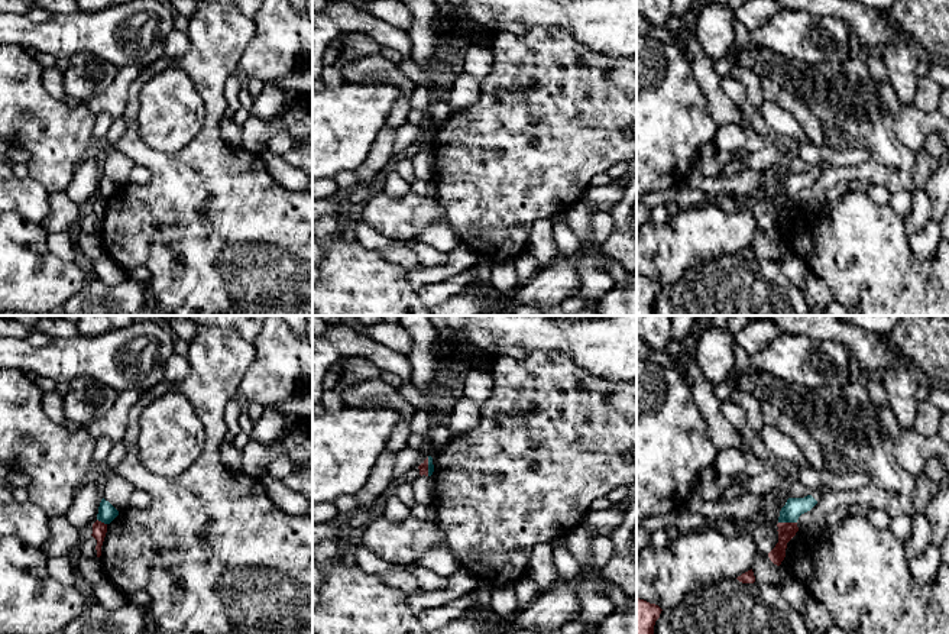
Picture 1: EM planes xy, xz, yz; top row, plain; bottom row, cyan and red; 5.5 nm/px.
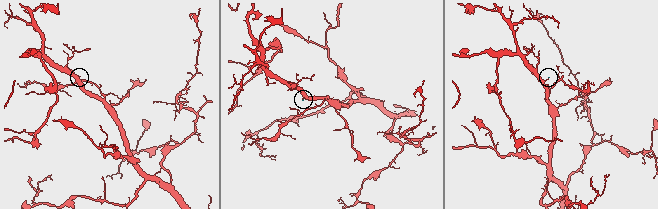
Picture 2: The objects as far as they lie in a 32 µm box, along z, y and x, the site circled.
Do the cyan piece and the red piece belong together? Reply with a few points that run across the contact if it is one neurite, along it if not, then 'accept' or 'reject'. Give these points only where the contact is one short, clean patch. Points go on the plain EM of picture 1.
yz (779, 197), (796, 199) | reject

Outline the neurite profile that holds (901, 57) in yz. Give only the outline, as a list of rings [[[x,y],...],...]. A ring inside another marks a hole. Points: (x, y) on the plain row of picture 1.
[[[900,38],[880,51],[887,68],[887,80],[898,100],[911,106],[917,91],[917,65],[923,56],[920,46],[907,38]]]

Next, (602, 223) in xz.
[[[593,211],[590,236],[596,245],[606,240],[613,232],[613,219],[608,211]]]

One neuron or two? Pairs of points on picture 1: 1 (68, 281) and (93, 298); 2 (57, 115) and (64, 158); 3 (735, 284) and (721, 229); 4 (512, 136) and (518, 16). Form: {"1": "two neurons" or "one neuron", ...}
{"1": "two neurons", "2": "one neuron", "3": "two neurons", "4": "two neurons"}

